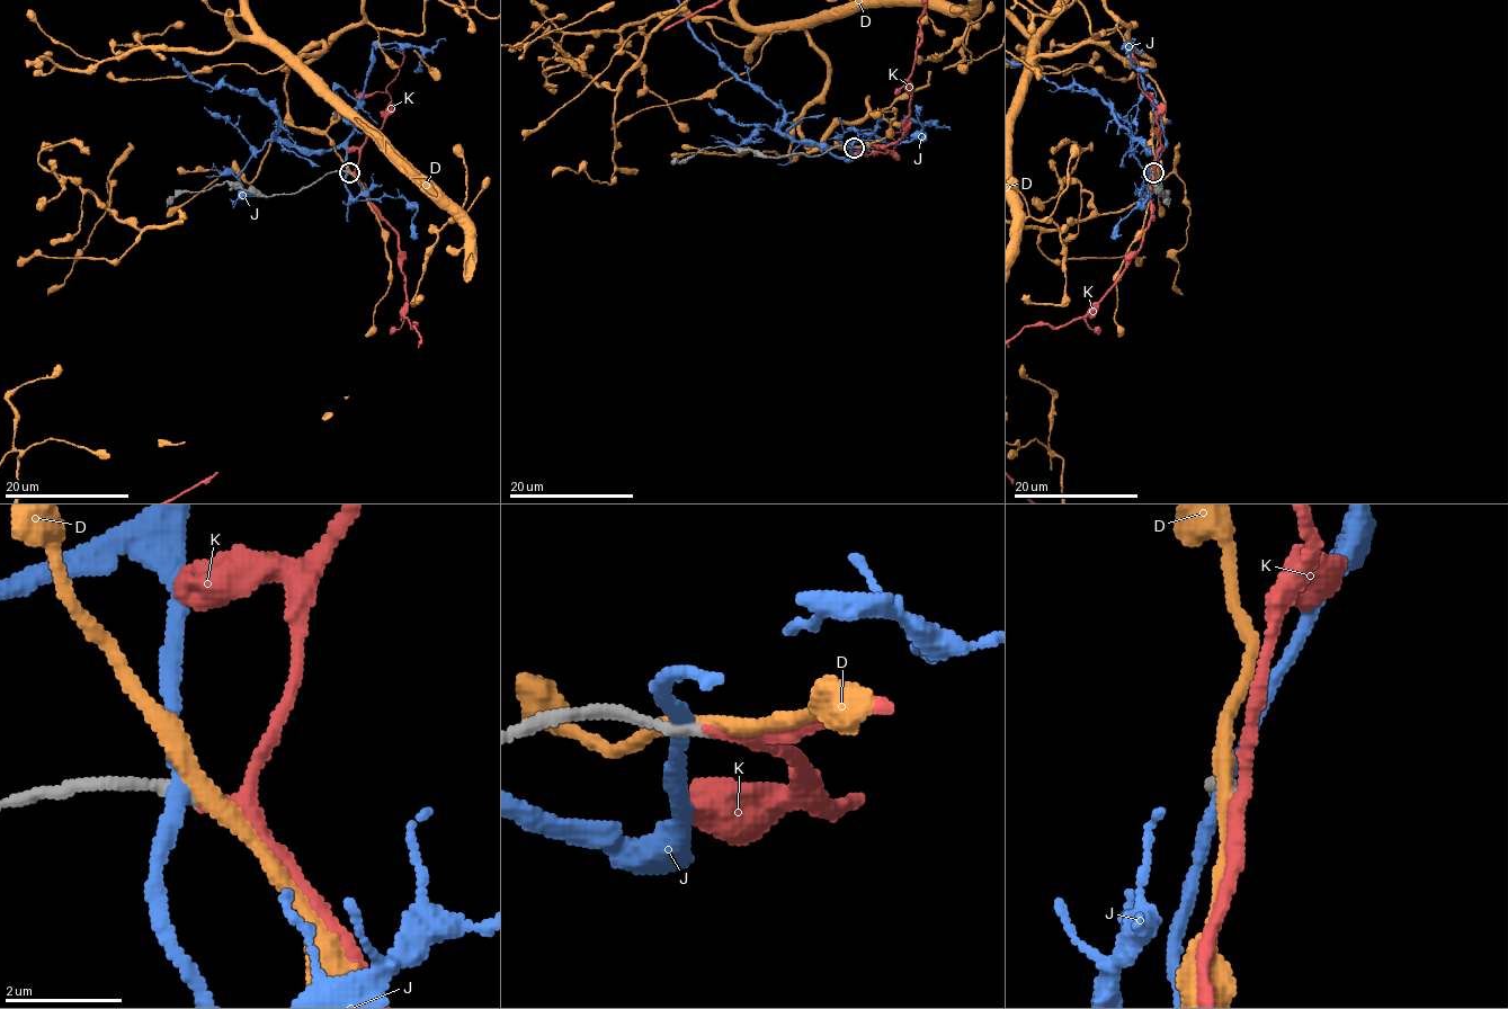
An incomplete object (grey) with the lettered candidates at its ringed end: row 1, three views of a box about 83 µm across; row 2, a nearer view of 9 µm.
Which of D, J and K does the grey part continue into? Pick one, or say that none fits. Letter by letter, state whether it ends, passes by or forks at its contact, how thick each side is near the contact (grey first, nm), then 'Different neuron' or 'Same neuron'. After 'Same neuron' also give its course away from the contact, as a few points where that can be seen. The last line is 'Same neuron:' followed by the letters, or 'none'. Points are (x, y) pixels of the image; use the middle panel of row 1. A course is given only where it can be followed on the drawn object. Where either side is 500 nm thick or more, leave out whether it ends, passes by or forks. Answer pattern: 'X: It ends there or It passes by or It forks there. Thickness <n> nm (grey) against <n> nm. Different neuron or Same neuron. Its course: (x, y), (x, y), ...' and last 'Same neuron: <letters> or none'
D: It passes by. Thickness 240 nm (grey) against 300 nm. Different neuron
J: It passes by. Thickness 280 nm (grey) against 240 nm. Different neuron
K: It passes by. Thickness 240 nm (grey) against 190 nm. Same neuron
Same neuron: K

